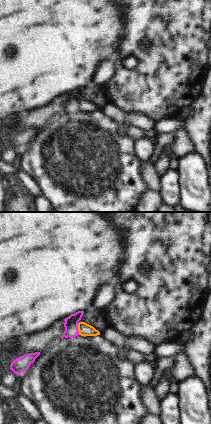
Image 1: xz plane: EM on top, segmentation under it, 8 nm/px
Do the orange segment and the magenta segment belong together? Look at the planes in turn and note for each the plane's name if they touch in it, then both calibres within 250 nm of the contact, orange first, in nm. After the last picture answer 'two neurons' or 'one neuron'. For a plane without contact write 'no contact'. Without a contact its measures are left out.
meets orange in xz; 100 nm thick on the orange side, 110 nm on the other

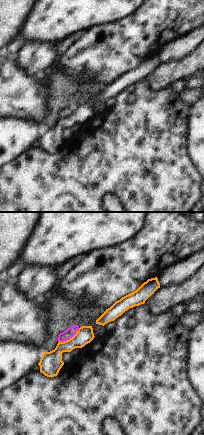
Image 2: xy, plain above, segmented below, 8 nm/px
meets orange in xy; 180 nm thick on the orange side, 80 nm on the other

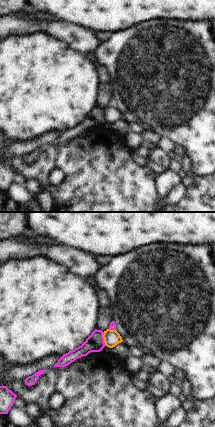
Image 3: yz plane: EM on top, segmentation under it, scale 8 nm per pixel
meets orange in yz; 130 nm thick on the orange side, 140 nm on the other

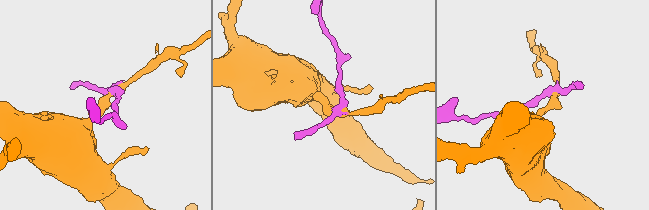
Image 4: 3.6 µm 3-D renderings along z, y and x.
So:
two neurons

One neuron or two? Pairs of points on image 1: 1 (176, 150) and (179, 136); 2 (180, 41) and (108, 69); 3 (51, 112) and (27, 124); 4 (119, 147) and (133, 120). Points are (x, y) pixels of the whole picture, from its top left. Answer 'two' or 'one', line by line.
1: one
2: two
3: one
4: two

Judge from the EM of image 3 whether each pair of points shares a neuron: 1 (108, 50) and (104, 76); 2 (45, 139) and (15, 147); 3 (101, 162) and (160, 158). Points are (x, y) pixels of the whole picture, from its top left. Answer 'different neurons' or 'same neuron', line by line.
1: different neurons
2: same neuron
3: different neurons

